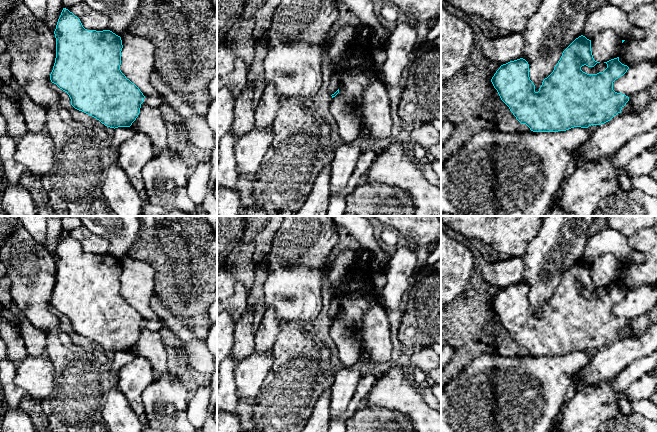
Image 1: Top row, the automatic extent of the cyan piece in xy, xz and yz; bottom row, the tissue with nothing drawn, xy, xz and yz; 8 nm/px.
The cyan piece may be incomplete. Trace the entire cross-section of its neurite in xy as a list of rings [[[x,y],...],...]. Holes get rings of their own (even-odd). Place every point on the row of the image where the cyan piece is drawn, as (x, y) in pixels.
[[[63,8],[54,31],[56,58],[50,80],[65,91],[71,105],[110,128],[130,127],[140,113],[145,96],[121,72],[121,37],[110,30],[87,30],[80,19]]]

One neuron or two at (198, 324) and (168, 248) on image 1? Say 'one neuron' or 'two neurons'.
one neuron

